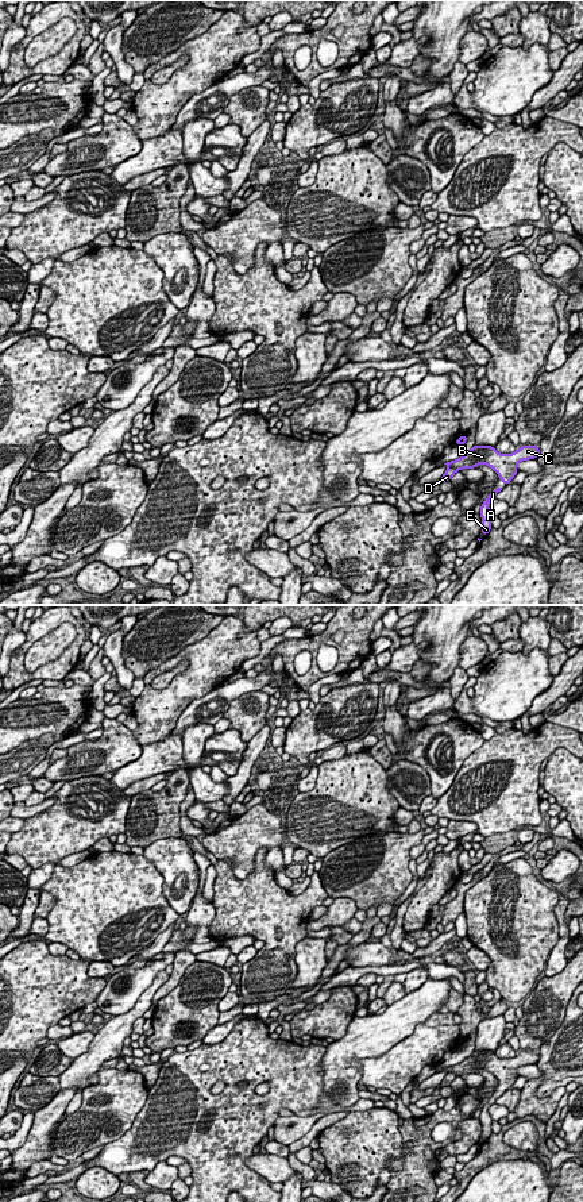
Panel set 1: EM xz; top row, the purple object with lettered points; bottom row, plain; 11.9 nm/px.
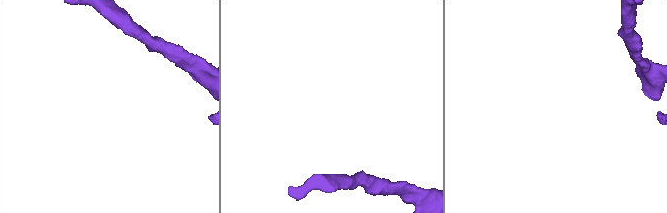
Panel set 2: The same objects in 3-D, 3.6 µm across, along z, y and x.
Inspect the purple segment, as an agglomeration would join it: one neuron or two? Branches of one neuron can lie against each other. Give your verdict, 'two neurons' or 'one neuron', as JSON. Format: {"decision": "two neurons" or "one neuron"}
{"decision": "two neurons"}

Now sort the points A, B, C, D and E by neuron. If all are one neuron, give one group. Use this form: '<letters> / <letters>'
A B C E / D

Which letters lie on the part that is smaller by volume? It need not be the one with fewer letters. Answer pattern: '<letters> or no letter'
D

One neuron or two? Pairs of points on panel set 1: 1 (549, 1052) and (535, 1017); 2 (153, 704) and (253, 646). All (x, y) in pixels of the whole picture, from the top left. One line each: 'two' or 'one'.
1: two
2: one

